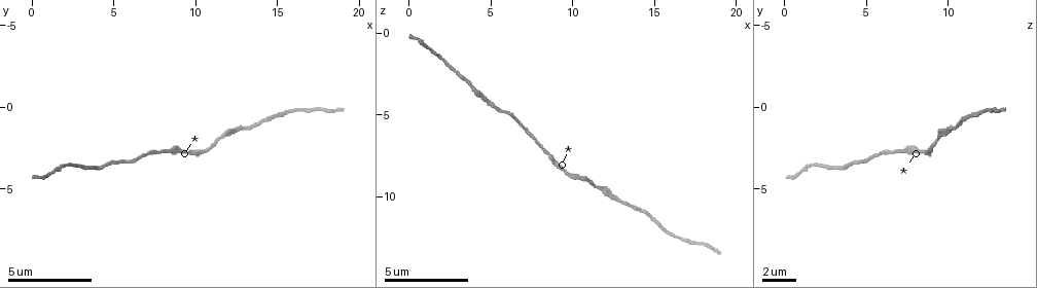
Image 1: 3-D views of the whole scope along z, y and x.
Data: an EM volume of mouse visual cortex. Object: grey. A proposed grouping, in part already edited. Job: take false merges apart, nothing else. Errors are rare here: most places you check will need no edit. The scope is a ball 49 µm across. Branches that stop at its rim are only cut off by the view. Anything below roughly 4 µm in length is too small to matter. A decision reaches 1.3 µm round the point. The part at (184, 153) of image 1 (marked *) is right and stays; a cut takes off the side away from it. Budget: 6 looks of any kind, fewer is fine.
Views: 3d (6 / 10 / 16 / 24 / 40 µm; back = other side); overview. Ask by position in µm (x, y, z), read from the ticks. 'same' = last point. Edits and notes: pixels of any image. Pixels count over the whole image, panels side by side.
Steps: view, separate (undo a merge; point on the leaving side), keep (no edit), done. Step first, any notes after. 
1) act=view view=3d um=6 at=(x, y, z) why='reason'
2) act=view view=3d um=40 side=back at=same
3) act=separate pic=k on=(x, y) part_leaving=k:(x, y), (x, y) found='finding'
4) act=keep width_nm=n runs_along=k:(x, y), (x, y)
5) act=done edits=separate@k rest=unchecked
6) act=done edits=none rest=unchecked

act=view view=3d um=16 at=(4.9, 3.3, 4.3) why='sudden change in width'

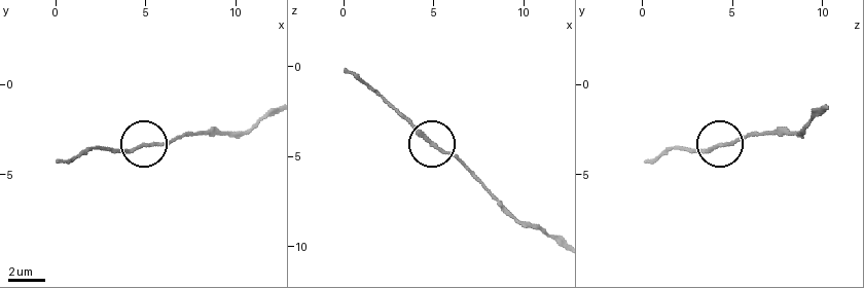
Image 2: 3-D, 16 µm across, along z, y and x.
act=keep found='all the same neuron'

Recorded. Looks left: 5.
act=view view=3d um=10 at=(8.1, 2.7, 7.1)

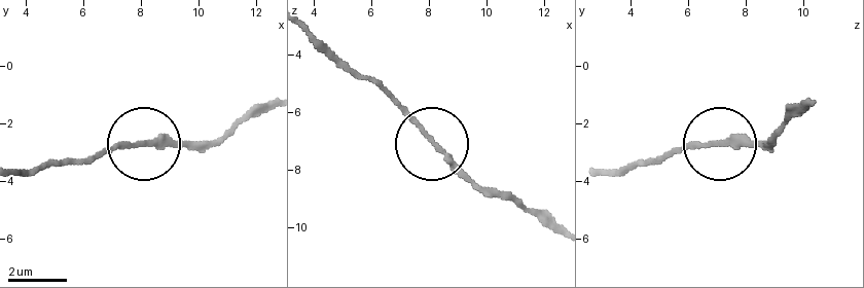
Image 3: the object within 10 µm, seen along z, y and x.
act=view view=3d um=6 at=(8.2, 2.6, 7.1) why='closer look'

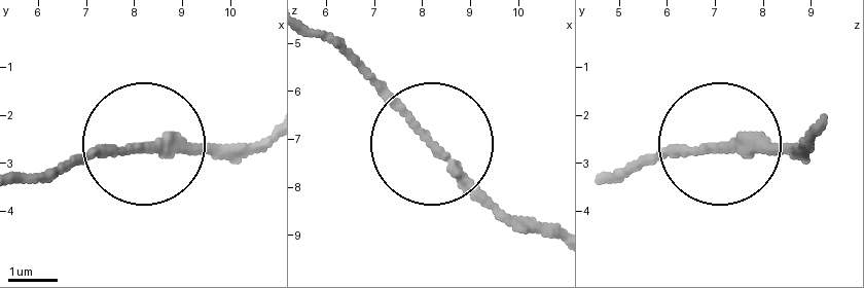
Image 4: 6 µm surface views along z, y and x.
act=keep runs_along=4:(762, 154), (705, 146), (622, 167) found='one neuron here'

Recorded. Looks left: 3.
act=view view=3d um=16 at=(12.6, 1.2, 10.0) why='sudden change in width'

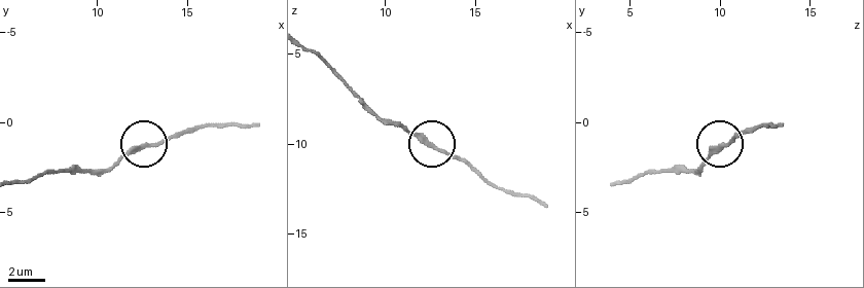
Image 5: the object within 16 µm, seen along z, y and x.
act=keep runs_along=5:(86, 173), (112, 167), (180, 133) found='one neuron here'

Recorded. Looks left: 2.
act=done edits=none rest=unchecked

